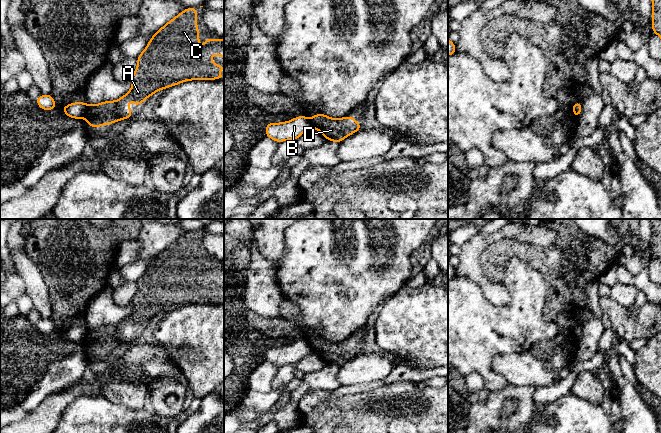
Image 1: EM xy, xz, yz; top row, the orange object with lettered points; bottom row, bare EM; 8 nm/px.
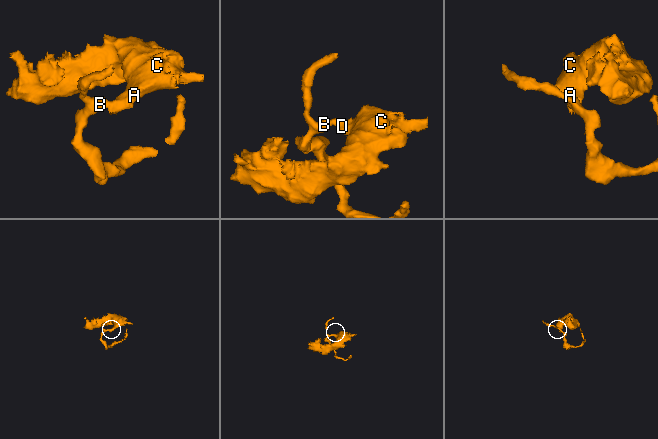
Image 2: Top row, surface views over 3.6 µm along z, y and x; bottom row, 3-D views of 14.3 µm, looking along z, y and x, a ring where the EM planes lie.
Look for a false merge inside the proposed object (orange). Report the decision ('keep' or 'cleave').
cleave

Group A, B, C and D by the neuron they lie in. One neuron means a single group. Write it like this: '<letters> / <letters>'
A C D / B

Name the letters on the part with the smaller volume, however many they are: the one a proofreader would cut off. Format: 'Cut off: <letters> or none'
Cut off: B

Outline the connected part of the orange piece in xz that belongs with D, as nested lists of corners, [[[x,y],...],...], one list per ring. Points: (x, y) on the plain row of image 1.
[[[323,337],[315,338],[311,341],[312,351],[317,353],[327,365],[336,367],[342,366],[345,362],[363,351],[359,346],[355,345],[353,340],[333,343]]]

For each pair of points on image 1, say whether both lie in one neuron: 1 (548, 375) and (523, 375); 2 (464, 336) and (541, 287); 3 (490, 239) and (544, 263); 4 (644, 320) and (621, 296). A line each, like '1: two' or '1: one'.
1: one
2: one
3: two
4: two

